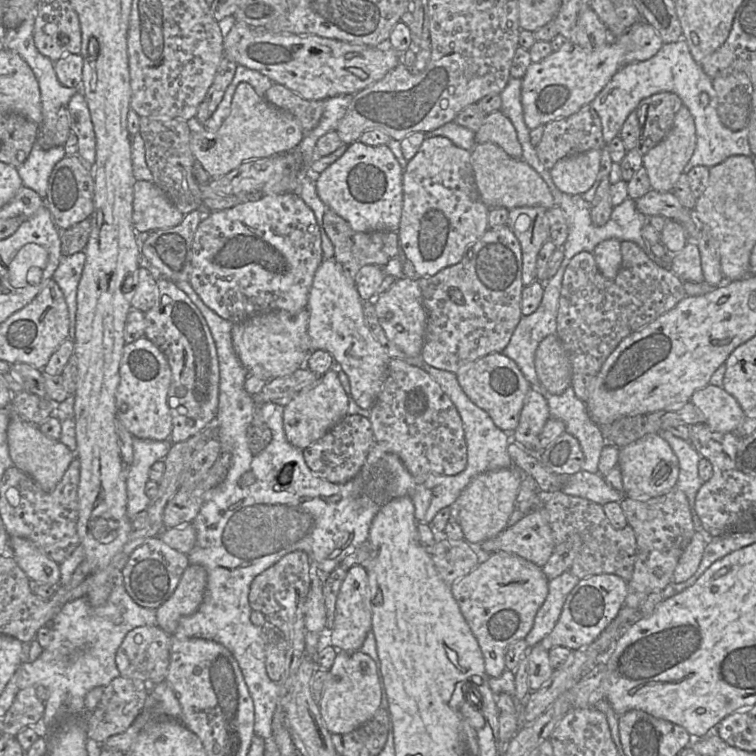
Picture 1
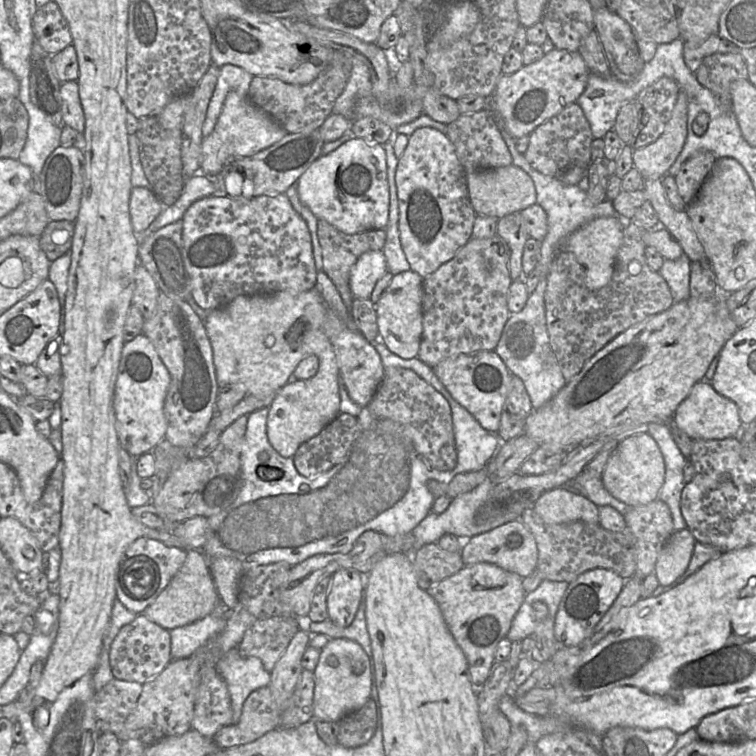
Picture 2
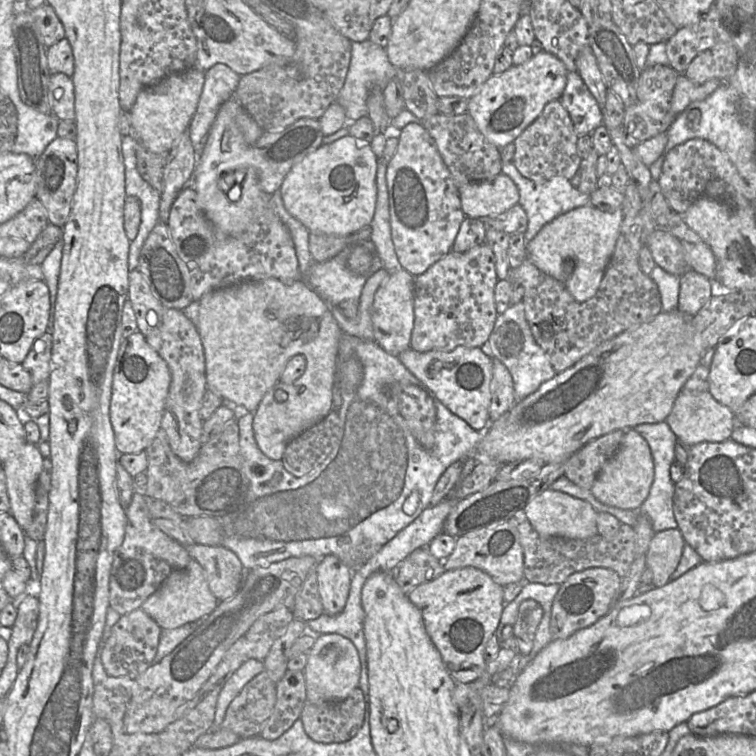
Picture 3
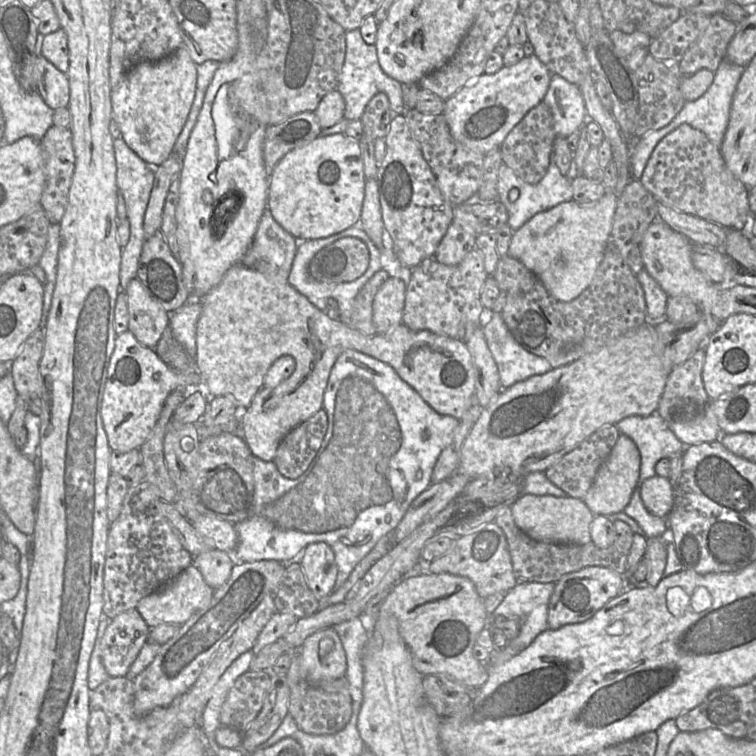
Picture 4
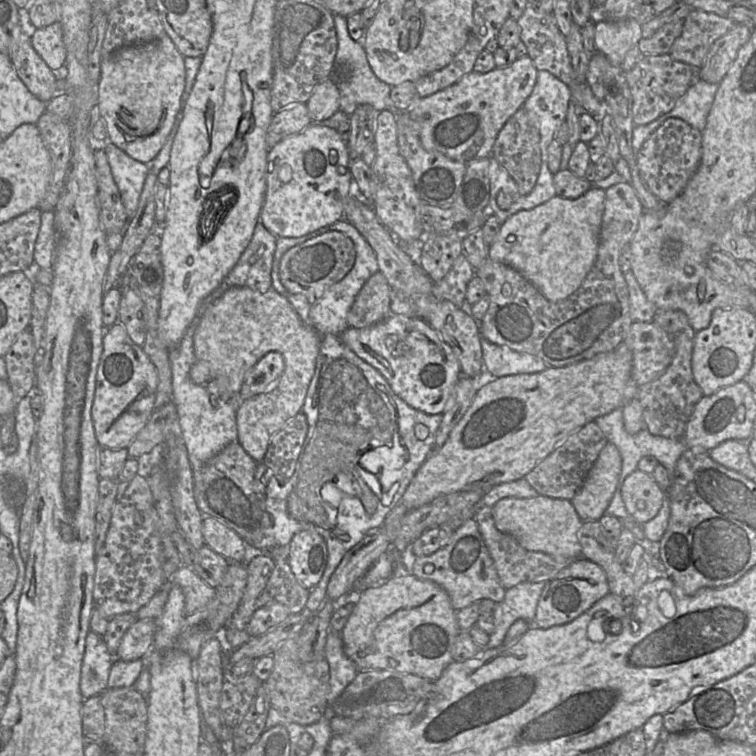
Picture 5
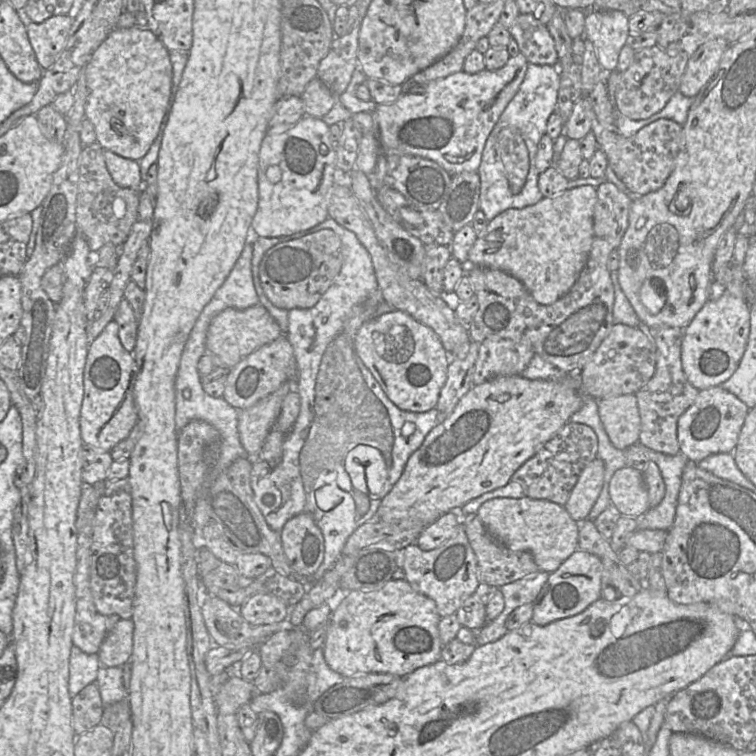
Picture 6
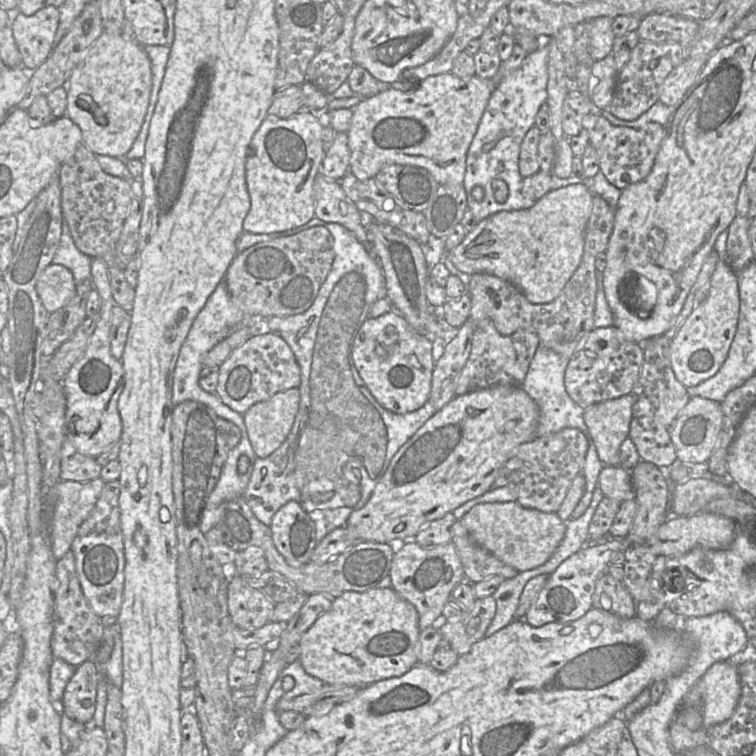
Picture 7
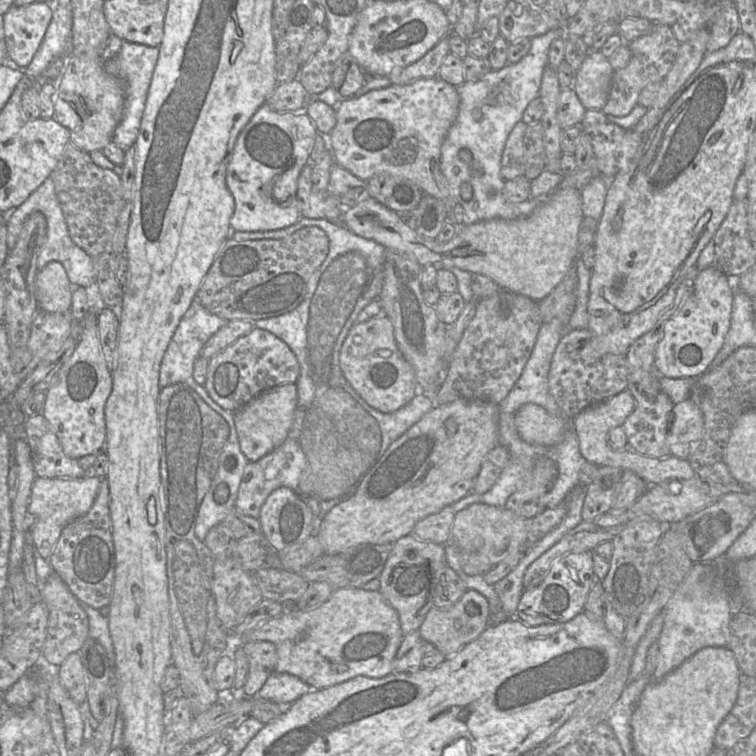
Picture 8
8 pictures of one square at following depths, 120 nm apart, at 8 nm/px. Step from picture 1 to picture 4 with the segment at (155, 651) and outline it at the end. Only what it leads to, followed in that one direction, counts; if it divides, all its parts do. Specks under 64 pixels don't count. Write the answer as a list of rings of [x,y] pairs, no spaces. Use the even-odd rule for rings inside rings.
[[[134,609],[111,619],[102,639],[101,659],[110,677],[127,676],[148,642],[150,627]]]

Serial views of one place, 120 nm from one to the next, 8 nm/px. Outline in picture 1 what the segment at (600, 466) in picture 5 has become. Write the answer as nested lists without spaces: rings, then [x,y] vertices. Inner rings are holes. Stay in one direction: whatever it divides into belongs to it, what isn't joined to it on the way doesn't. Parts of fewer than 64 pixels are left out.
[[[649,433],[620,447],[617,466],[621,471],[623,492],[635,500],[647,500],[667,493],[676,486],[679,461],[670,445],[658,433]]]

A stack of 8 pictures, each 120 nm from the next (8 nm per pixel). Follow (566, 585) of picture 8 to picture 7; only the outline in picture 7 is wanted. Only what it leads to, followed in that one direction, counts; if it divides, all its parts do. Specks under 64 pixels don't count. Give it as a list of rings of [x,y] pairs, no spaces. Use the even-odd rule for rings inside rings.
[[[607,536],[602,540],[589,540],[589,543],[566,558],[547,577],[543,588],[526,612],[523,620],[533,627],[541,627],[547,623],[569,622],[582,617],[592,608],[595,583],[598,577],[606,572],[611,558],[614,554],[625,552],[630,547],[630,541],[626,537],[614,538]]]

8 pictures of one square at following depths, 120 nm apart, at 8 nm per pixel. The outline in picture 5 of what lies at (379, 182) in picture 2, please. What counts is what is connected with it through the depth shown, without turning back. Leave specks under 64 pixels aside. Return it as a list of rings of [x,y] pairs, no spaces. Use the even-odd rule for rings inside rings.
[[[312,122],[300,133],[284,138],[269,149],[267,160],[266,192],[259,222],[263,224],[270,233],[276,236],[276,238],[300,237],[343,219],[345,199],[350,195],[350,186],[353,177],[350,171],[350,158],[347,145],[336,130]]]

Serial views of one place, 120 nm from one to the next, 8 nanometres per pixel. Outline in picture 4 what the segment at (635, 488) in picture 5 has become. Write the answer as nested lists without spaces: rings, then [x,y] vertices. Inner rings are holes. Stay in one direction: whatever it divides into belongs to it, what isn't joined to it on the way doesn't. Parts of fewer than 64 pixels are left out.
[[[653,476],[639,486],[645,508],[653,515],[667,518],[673,506],[673,489],[667,478]]]

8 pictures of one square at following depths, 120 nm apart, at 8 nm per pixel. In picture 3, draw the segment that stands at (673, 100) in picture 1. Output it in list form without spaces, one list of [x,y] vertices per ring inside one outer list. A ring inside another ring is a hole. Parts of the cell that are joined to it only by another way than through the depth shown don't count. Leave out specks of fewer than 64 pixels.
[[[669,65],[646,66],[640,74],[637,87],[637,100],[625,109],[623,129],[624,143],[634,148],[640,143],[666,132],[675,120],[672,110],[672,96],[679,73]]]

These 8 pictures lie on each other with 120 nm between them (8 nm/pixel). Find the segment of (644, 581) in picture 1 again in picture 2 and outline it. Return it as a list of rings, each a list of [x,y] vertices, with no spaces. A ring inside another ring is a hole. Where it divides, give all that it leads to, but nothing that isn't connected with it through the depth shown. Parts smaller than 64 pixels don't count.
[[[661,500],[628,507],[623,515],[626,526],[634,537],[635,576],[644,579],[654,573],[657,557],[675,532],[670,509]]]

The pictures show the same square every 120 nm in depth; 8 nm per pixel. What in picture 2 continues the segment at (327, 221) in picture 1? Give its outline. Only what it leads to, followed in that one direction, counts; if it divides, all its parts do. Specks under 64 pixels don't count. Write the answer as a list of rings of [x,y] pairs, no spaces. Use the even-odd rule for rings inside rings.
[[[317,219],[317,236],[322,249],[322,271],[332,281],[345,306],[350,310],[353,299],[349,287],[350,270],[363,253],[382,251],[386,241],[385,228],[368,229],[355,234],[346,234],[327,221]]]

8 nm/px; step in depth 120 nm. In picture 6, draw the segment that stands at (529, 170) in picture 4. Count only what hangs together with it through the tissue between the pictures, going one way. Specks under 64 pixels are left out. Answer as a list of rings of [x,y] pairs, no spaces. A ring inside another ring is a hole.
[[[507,126],[498,133],[496,151],[505,169],[513,194],[523,189],[530,169],[528,148],[521,132],[513,126]]]

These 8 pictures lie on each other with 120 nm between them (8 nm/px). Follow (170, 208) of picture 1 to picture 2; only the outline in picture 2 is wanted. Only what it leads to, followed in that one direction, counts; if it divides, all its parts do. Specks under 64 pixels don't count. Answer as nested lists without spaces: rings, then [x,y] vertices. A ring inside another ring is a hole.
[[[133,187],[130,194],[129,211],[131,224],[136,235],[146,230],[164,209],[152,189]]]

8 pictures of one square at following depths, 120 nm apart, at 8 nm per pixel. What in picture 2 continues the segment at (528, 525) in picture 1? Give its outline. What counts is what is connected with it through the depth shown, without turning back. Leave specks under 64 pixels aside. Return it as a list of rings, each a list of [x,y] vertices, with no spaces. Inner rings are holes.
[[[519,520],[507,522],[490,531],[474,535],[460,550],[465,565],[486,562],[523,578],[533,574],[538,560],[538,549],[530,530]]]

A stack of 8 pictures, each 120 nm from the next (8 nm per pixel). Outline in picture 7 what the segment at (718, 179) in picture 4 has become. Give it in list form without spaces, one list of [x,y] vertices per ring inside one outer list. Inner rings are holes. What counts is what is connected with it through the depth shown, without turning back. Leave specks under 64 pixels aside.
[[[599,109],[584,116],[582,125],[588,132],[589,143],[597,152],[600,171],[612,185],[621,190],[649,175],[667,135],[667,128],[656,122],[649,122],[640,128],[612,125],[601,116]]]

